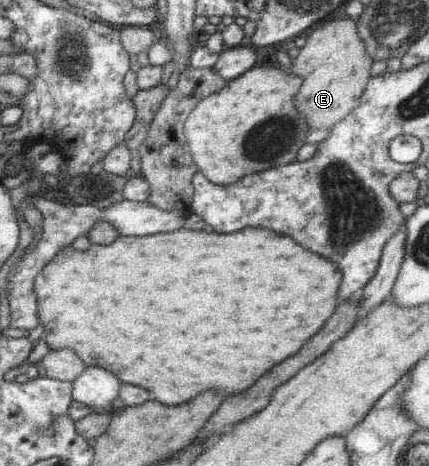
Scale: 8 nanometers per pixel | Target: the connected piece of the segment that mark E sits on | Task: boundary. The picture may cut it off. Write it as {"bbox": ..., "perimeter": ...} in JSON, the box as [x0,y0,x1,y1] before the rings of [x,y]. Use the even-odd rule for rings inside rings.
{"bbox":[289,17,372,129],"perimeter":[[[326,17],[326,23],[324,23],[324,25],[322,25],[321,27],[318,27],[317,29],[314,29],[312,32],[310,32],[310,34],[308,36],[305,37],[305,44],[302,46],[302,48],[299,49],[299,52],[297,54],[297,56],[292,60],[291,62],[291,66],[289,67],[289,70],[291,71],[291,73],[294,73],[294,75],[300,75],[300,77],[302,77],[302,85],[300,85],[300,91],[298,91],[298,93],[296,93],[296,99],[294,99],[294,103],[296,103],[296,109],[298,109],[298,111],[300,111],[300,113],[302,113],[302,115],[304,115],[304,117],[306,117],[306,123],[308,123],[308,127],[310,127],[310,129],[322,129],[322,127],[333,127],[334,125],[336,125],[336,123],[339,123],[342,119],[344,119],[344,117],[346,117],[346,115],[348,115],[348,113],[353,112],[354,107],[356,107],[360,101],[360,95],[362,95],[362,93],[364,92],[364,88],[366,86],[366,83],[368,82],[370,76],[370,65],[372,65],[372,58],[370,56],[368,56],[365,53],[365,43],[364,40],[357,34],[357,23],[352,20],[351,18],[340,18],[340,17],[332,17],[332,19],[330,19],[330,21],[327,21],[327,17]]]}

